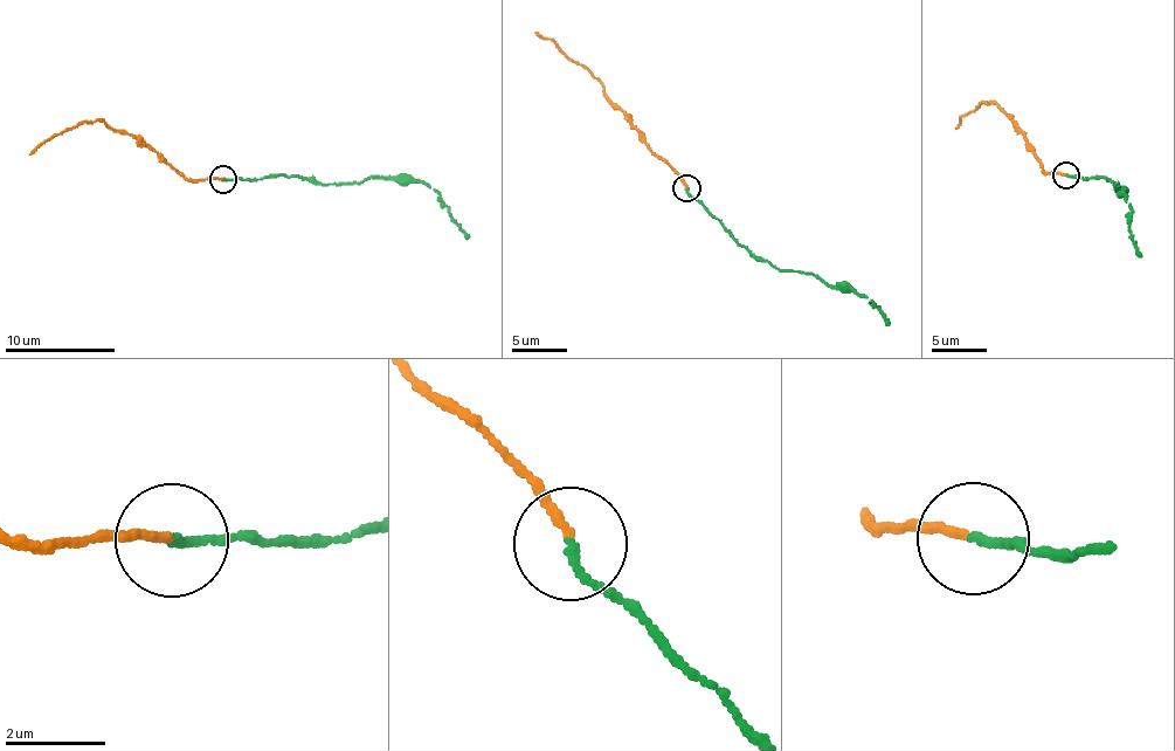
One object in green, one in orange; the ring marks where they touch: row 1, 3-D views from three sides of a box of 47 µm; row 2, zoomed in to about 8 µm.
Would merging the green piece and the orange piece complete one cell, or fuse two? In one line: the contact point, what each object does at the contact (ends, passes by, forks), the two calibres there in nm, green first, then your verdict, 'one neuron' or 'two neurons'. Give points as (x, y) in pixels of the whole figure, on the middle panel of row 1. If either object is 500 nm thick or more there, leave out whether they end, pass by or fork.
at (686, 188); green ends there; orange ends there; 160 nm thick on the green side, 170 nm on the other; one neuron

